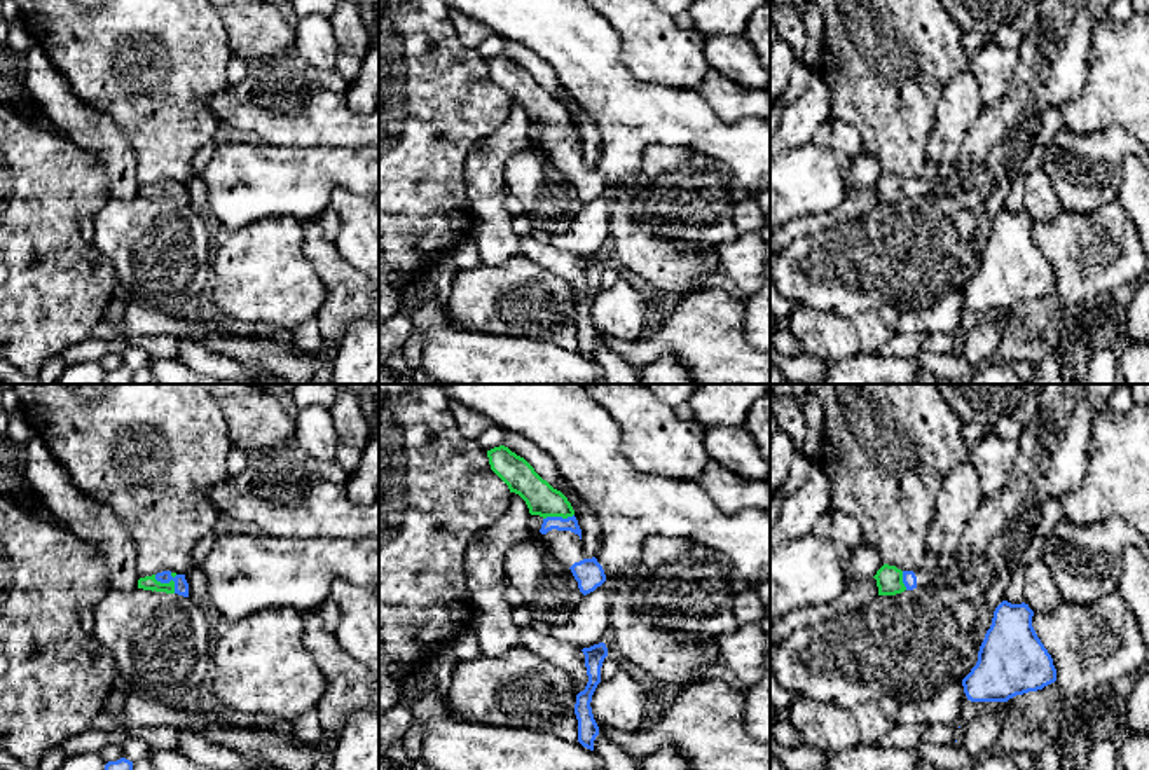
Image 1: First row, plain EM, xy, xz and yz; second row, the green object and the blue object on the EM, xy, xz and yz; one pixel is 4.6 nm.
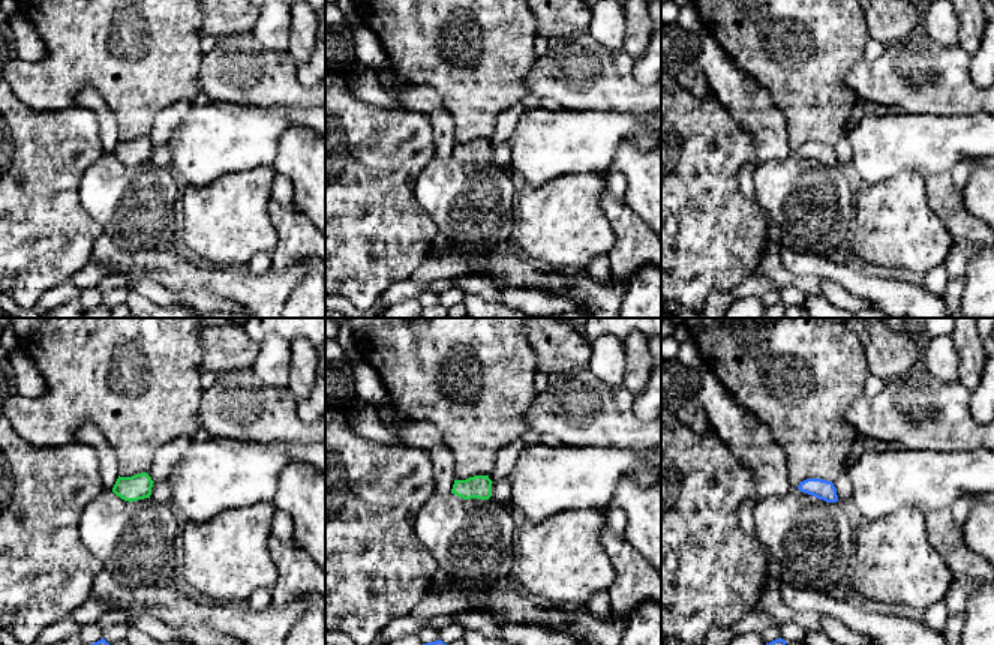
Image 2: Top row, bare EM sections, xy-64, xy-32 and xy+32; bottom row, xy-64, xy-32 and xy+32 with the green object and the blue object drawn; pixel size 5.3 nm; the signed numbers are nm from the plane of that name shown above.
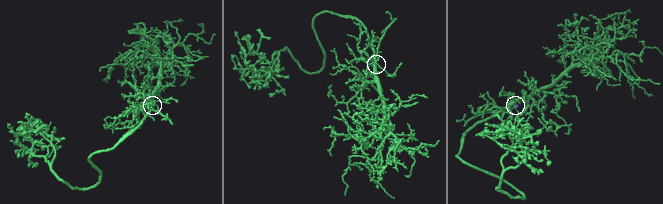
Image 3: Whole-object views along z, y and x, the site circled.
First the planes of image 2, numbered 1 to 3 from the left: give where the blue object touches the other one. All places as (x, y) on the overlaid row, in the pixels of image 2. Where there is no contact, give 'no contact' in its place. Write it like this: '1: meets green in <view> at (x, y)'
1: no contact
2: no contact
3: no contact

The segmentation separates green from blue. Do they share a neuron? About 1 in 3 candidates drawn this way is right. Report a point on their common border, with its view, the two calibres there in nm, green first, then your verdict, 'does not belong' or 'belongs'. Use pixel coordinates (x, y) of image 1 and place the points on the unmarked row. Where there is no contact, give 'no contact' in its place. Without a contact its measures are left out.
contact xy (170, 191); calibres 60 and 60 nm; belongs

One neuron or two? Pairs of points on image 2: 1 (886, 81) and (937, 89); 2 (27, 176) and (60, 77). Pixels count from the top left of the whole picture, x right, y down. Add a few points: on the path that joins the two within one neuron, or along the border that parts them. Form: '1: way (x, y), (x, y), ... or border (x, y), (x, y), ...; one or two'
1: way (898, 81), (910, 89), (925, 89); one
2: border (71, 104), (62, 108), (30, 108); two

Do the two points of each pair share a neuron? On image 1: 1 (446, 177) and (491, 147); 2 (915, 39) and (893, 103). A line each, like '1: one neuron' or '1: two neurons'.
1: two neurons
2: one neuron

